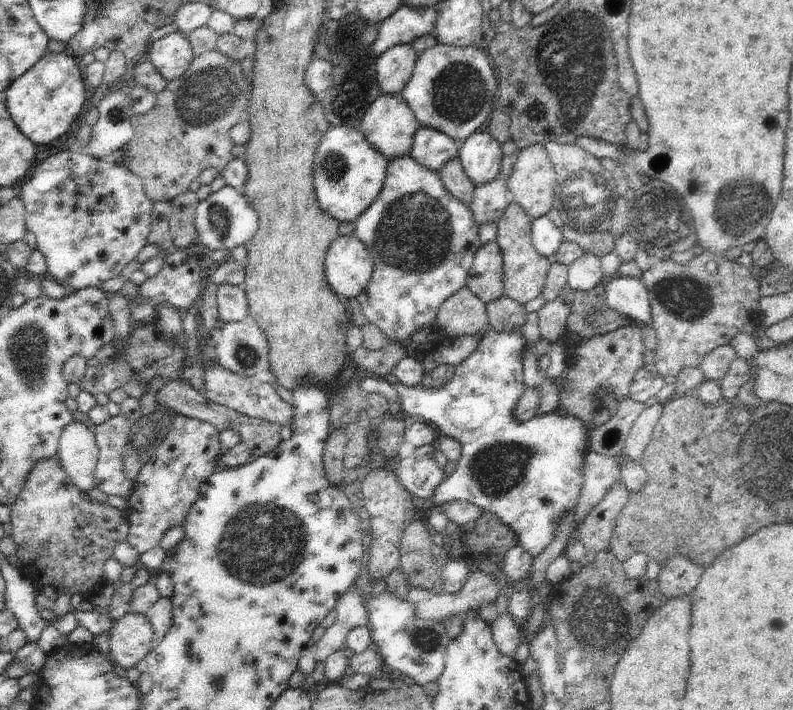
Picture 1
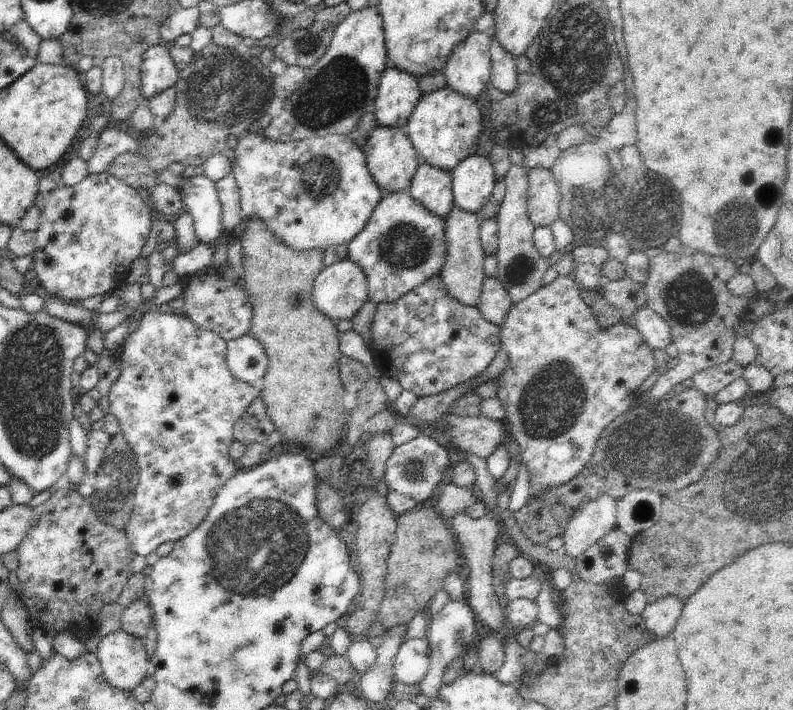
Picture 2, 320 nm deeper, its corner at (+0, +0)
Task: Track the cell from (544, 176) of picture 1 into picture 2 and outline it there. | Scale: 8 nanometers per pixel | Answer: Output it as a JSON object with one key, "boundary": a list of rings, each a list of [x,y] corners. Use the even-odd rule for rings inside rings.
{"boundary":[[[529,169],[527,211],[535,227],[550,227],[559,218],[561,194],[550,169]]]}

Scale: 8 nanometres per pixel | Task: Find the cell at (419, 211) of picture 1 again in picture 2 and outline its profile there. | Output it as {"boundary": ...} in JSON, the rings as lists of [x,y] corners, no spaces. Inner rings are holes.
{"boundary":[[[404,189],[395,193],[384,194],[378,206],[372,212],[364,230],[347,246],[348,255],[354,264],[364,271],[367,278],[368,300],[376,304],[395,301],[414,287],[426,282],[431,276],[440,274],[446,257],[445,222],[427,211]]]}

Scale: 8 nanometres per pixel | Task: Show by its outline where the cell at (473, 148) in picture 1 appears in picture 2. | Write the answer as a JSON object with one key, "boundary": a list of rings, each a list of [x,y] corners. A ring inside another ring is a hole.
{"boundary":[[[472,154],[451,173],[453,203],[463,211],[480,213],[497,182],[492,163],[486,157]]]}

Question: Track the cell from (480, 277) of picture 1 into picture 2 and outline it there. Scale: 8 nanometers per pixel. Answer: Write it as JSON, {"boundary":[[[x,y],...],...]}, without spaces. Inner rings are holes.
{"boundary":[[[495,276],[484,279],[477,307],[489,323],[502,326],[513,305],[510,293]]]}

